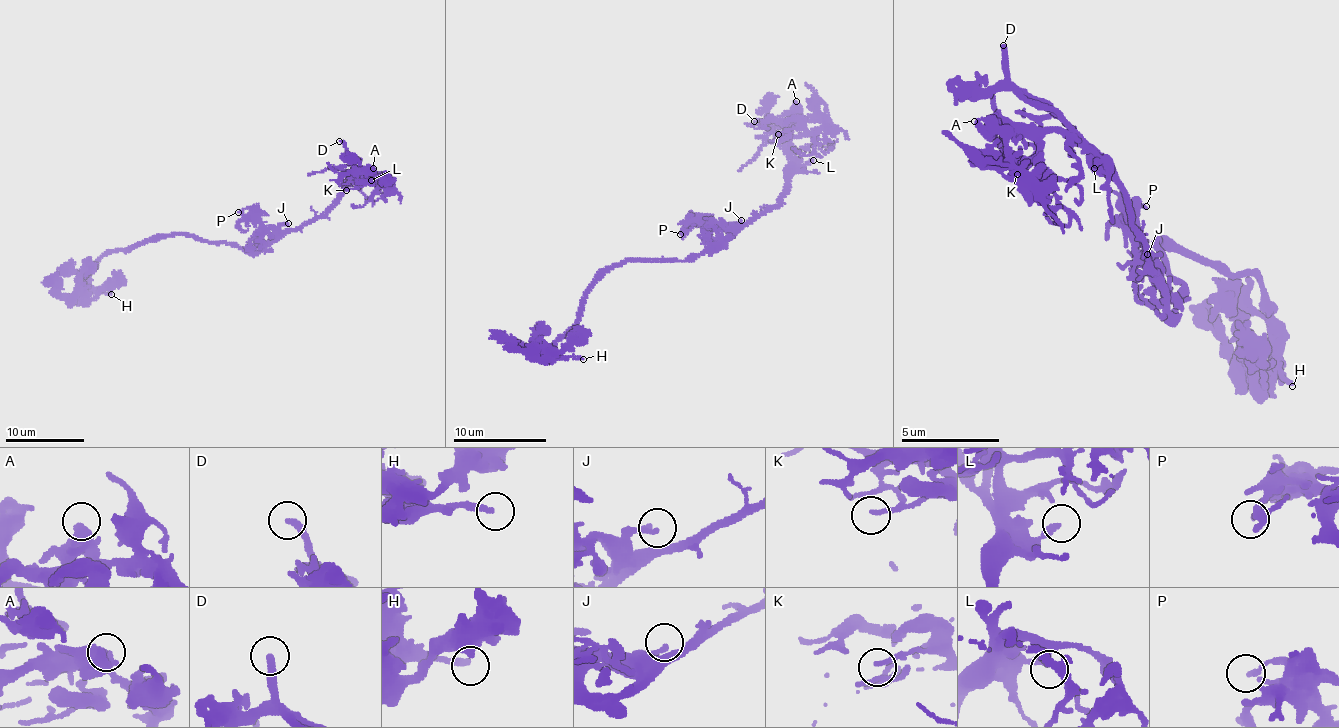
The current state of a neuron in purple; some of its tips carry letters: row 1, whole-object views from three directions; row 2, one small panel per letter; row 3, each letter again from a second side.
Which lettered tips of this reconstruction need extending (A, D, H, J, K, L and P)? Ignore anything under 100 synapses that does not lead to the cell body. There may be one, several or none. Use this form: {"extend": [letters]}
{"extend": ["D"]}

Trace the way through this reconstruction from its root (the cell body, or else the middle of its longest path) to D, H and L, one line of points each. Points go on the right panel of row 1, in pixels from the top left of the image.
D: (1187, 286), (1175, 300), (1181, 304), (1149, 260), (1148, 242), (1123, 204), (1116, 177), (1007, 76), (1003, 45)
H: (1187, 286), (1173, 277), (1155, 237), (1173, 238), (1211, 264), (1249, 271), (1279, 320), (1276, 355), (1292, 386)
L: (1187, 286), (1175, 300), (1181, 304), (1149, 260), (1148, 242), (1110, 173), (1100, 161), (1094, 168)

